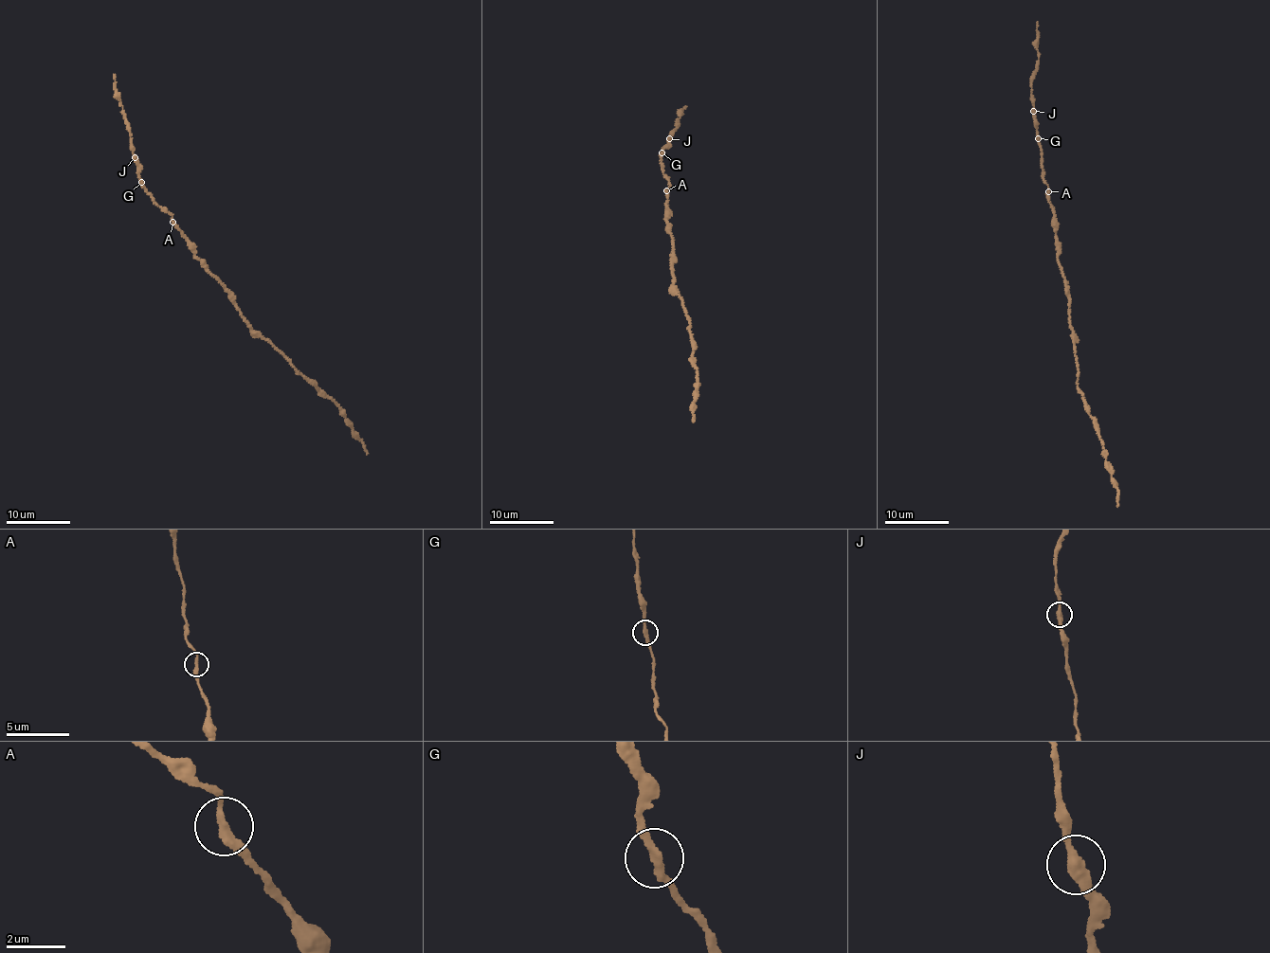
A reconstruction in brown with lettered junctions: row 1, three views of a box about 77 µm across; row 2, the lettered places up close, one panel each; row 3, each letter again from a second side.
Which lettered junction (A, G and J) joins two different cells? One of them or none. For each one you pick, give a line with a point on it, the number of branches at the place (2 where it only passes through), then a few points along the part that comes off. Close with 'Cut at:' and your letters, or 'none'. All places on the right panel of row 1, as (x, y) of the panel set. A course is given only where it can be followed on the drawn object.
Cut at: none

